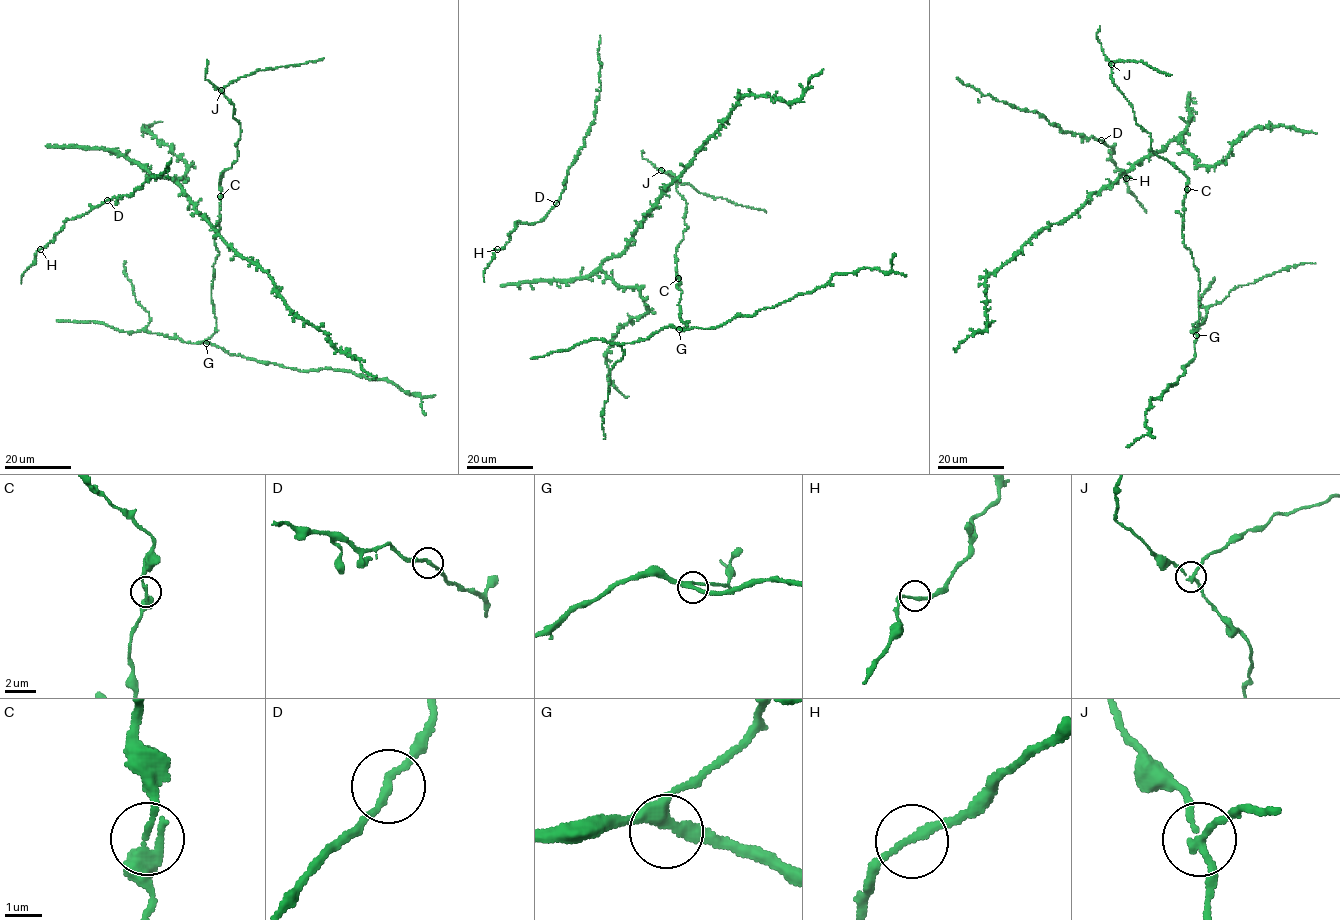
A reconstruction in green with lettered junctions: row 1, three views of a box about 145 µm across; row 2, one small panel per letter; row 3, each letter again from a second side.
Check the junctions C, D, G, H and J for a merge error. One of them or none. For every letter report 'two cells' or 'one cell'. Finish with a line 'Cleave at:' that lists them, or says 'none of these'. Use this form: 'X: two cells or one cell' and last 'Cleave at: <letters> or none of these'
C: one cell
D: one cell
G: one cell
H: one cell
J: two cells
Cleave at: J

